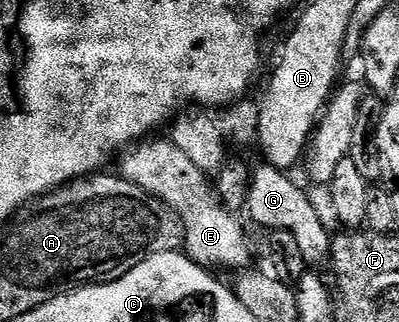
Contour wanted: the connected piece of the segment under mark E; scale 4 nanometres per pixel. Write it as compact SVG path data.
M153 136L150 137L148 140L142 140L126 149L124 153L120 155L119 163L121 162L121 170L119 169L120 177L125 178L131 184L139 184L142 190L145 191L147 194L152 194L153 197L159 199L161 202L166 202L171 209L173 209L178 218L181 220L182 226L185 228L185 240L183 243L183 250L184 253L188 254L190 258L193 259L194 262L198 262L199 265L206 267L206 268L214 268L213 266L222 266L225 270L233 270L232 272L241 272L246 269L245 266L249 262L249 242L245 239L245 230L243 227L237 223L238 215L236 213L230 212L225 209L222 201L220 198L217 197L214 187L212 185L209 186L207 183L207 175L203 173L202 170L199 168L195 168L195 163L188 158L182 151L174 144L168 137L165 138L157 138L161 136Z

